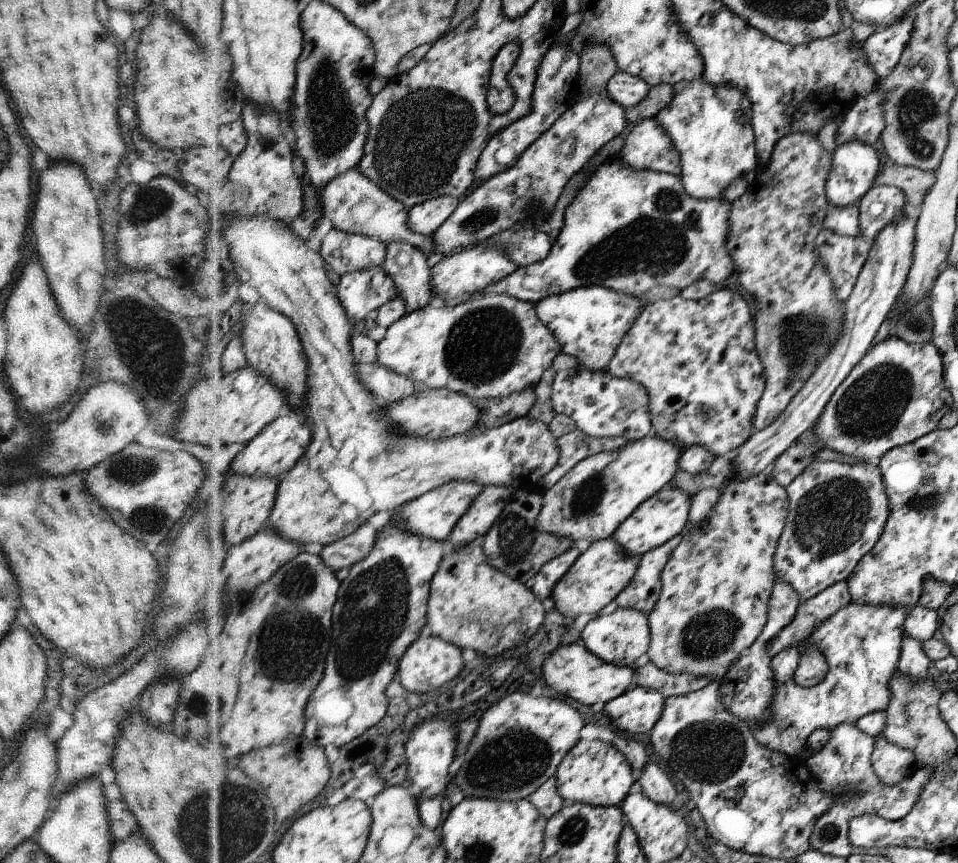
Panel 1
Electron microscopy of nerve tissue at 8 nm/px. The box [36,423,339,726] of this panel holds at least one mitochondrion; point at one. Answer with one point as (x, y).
(274, 657)

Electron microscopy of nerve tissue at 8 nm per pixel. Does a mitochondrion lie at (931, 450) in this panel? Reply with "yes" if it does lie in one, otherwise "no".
no

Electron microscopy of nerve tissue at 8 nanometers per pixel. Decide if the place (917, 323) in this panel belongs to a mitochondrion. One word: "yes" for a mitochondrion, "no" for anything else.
yes

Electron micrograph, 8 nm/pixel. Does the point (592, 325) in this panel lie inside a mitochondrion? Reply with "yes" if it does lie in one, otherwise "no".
yes

